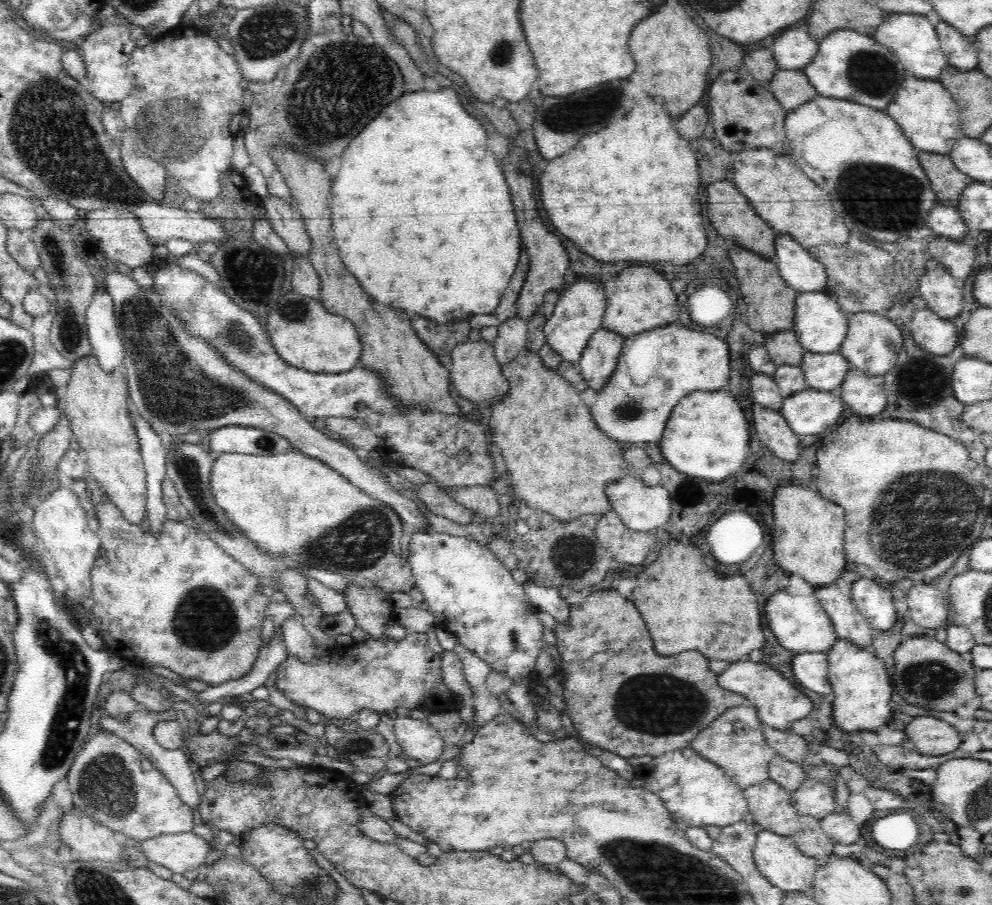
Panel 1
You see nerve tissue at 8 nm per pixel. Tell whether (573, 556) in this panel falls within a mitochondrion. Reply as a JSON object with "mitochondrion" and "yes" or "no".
{"mitochondrion":"yes"}

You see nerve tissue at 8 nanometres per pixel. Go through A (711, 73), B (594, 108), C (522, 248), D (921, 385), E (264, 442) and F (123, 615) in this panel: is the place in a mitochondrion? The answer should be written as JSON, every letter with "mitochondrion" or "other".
{"A":"other","B":"mitochondrion","C":"other","D":"mitochondrion","E":"mitochondrion","F":"other"}

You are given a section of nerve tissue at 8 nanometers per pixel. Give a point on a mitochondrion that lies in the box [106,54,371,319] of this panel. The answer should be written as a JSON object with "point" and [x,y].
{"point":[180,129]}

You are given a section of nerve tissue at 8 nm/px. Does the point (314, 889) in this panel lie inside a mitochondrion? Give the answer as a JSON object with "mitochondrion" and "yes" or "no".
{"mitochondrion":"yes"}

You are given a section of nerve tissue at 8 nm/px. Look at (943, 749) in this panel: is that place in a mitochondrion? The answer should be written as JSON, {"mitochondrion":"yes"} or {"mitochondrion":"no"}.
{"mitochondrion":"no"}

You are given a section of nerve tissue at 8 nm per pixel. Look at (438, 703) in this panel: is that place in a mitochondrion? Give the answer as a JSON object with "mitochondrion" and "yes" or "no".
{"mitochondrion":"no"}

